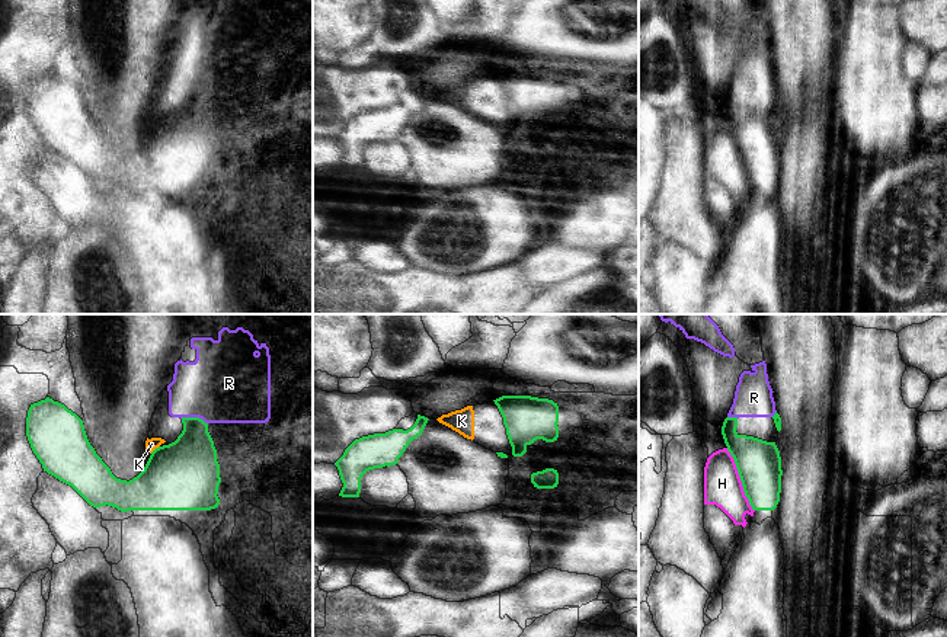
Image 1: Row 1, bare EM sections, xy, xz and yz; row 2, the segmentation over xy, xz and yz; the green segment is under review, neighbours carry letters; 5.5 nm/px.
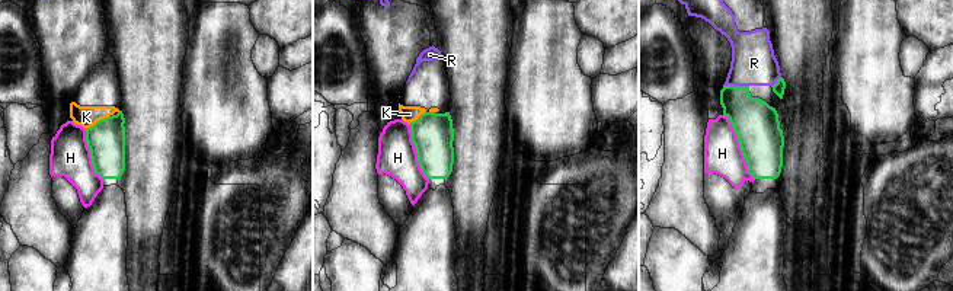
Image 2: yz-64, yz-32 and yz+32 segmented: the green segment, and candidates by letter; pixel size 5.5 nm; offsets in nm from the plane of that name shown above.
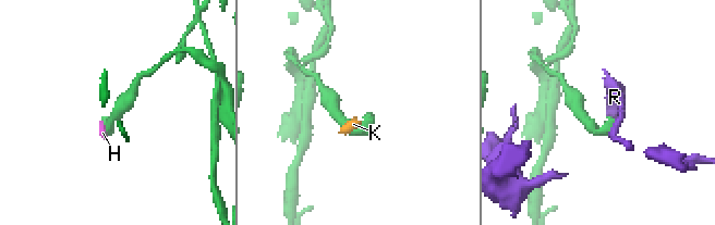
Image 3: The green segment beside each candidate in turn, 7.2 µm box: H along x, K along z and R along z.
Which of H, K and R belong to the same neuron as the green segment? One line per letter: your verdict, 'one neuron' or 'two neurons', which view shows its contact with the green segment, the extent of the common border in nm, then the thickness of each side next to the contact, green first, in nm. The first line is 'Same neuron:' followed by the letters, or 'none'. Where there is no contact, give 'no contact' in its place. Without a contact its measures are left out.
Same neuron: R
H: two neurons | yz | 380 nm | 240/200 nm
K: two neurons | xy | 70 nm | 380/70 nm
R: one neuron | xy | 160 nm | 300/420 nm

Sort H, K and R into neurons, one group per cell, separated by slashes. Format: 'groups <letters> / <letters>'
groups H K / R

